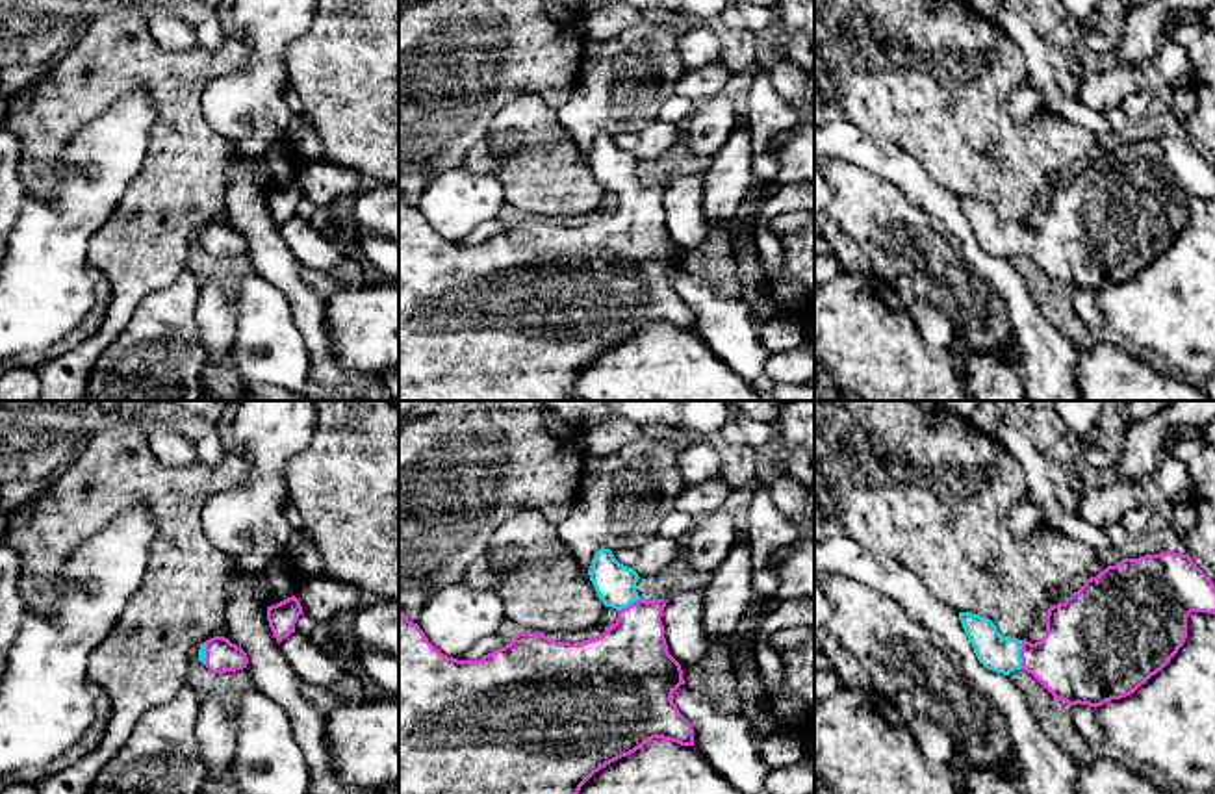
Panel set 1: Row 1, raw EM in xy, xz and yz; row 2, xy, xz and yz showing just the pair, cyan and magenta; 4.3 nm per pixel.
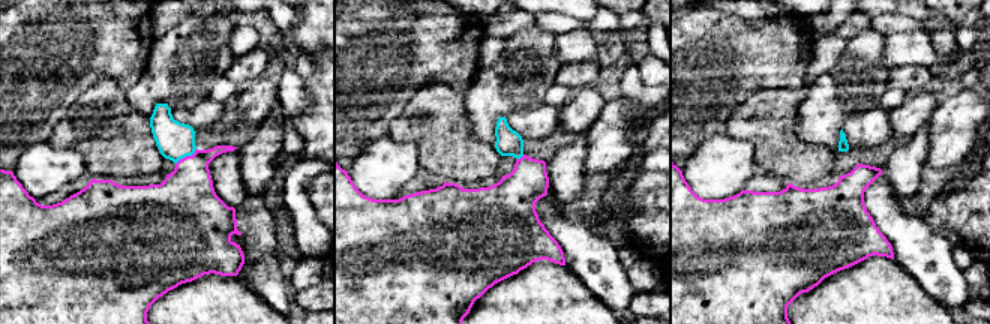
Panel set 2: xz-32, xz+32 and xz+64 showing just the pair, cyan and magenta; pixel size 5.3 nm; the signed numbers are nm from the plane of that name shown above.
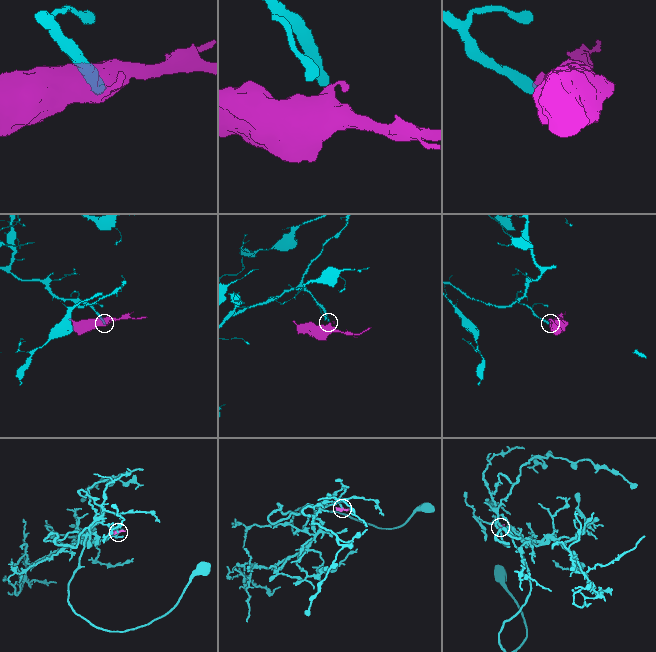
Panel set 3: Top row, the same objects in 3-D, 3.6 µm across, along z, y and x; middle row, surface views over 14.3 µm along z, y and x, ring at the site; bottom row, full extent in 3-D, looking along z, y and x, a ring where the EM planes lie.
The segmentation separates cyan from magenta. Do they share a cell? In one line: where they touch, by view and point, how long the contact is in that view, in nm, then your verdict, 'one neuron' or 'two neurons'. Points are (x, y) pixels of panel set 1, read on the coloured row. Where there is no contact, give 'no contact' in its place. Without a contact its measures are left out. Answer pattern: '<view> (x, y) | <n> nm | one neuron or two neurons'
yz (1019, 653) | 120 nm | one neuron

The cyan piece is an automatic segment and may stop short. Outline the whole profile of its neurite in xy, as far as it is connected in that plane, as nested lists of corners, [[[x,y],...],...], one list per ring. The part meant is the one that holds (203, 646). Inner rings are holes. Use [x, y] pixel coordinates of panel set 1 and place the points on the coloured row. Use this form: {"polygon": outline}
{"polygon": [[[213,636],[200,644],[198,660],[211,673],[236,672],[249,664],[247,653],[224,636]]]}

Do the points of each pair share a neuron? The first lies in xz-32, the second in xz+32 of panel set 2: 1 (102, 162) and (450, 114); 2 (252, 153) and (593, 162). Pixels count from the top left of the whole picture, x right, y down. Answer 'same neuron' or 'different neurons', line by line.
1: same neuron
2: same neuron

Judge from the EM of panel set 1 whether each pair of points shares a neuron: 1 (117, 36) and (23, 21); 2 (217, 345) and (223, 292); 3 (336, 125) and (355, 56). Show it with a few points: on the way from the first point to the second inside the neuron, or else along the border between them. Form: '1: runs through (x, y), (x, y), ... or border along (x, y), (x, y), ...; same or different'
1: border along (78, 36), (71, 43); different
2: runs through (217, 332), (217, 305); same
3: runs through (353, 108), (355, 73); same

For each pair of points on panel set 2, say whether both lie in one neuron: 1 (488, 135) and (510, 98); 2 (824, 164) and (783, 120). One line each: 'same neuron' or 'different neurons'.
1: same neuron
2: same neuron

